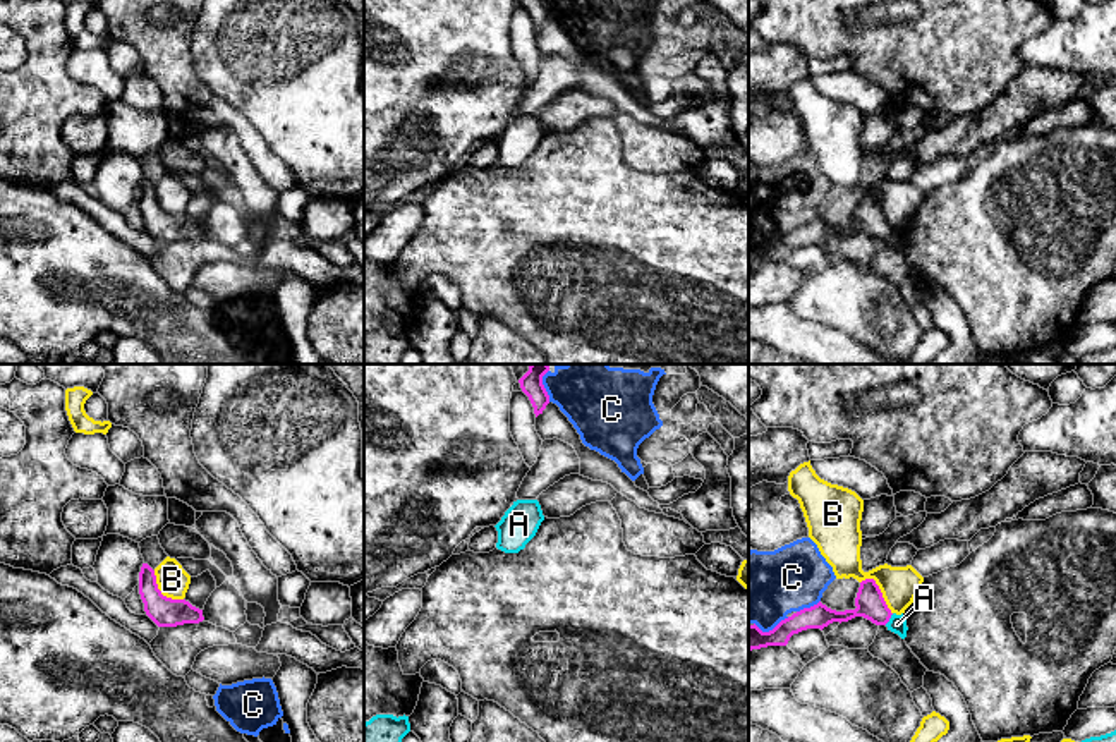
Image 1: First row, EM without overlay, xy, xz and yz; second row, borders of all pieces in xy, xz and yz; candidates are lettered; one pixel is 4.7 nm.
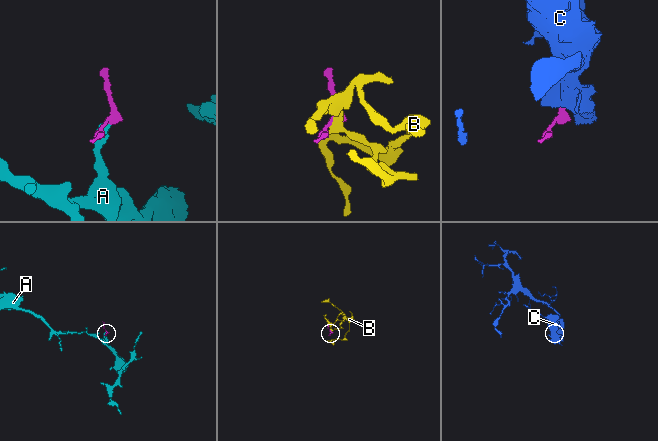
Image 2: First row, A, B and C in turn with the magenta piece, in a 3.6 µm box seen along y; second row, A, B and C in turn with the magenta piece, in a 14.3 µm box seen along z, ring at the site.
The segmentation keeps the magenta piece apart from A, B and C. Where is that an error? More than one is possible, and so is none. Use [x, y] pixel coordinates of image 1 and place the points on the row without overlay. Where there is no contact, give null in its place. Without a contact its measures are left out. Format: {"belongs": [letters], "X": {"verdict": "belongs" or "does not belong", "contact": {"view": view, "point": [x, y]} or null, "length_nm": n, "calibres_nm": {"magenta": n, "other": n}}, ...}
{"belongs": [], "A": {"verdict": "does not belong", "contact": {"view": "yz", "point": [890, 232]}, "length_nm": 70, "calibres_nm": {"magenta": 140, "other": 90}}, "B": {"verdict": "does not belong", "contact": {"view": "yz", "point": [879, 206]}, "length_nm": 220, "calibres_nm": {"magenta": 140, "other": 180}}, "C": {"verdict": "does not belong", "contact": {"view": "yz", "point": [807, 224]}, "length_nm": 130, "calibres_nm": {"magenta": 110, "other": 340}}}

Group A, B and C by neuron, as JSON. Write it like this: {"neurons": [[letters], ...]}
{"neurons": [["A"], ["B"], ["C"]]}

